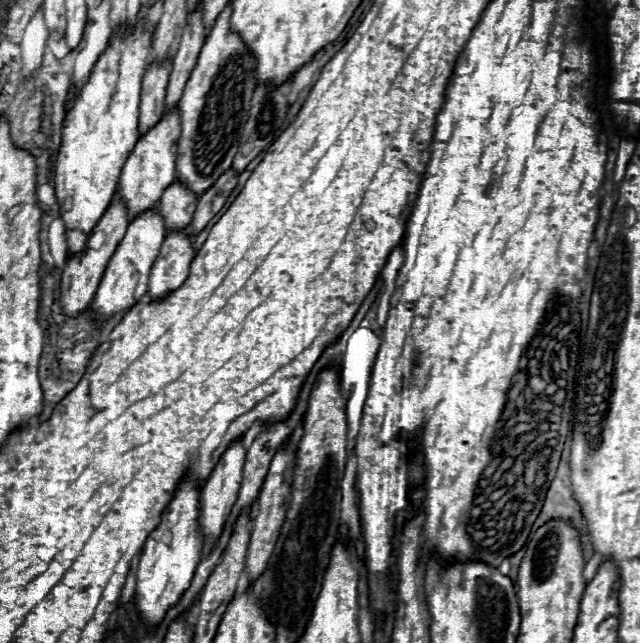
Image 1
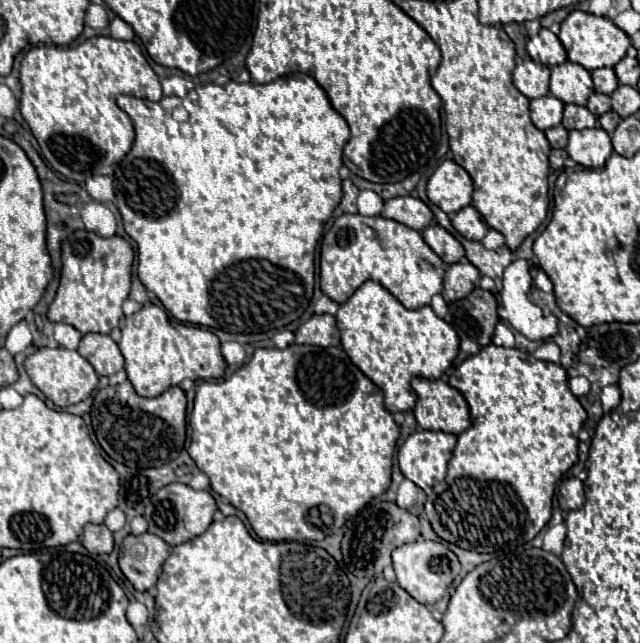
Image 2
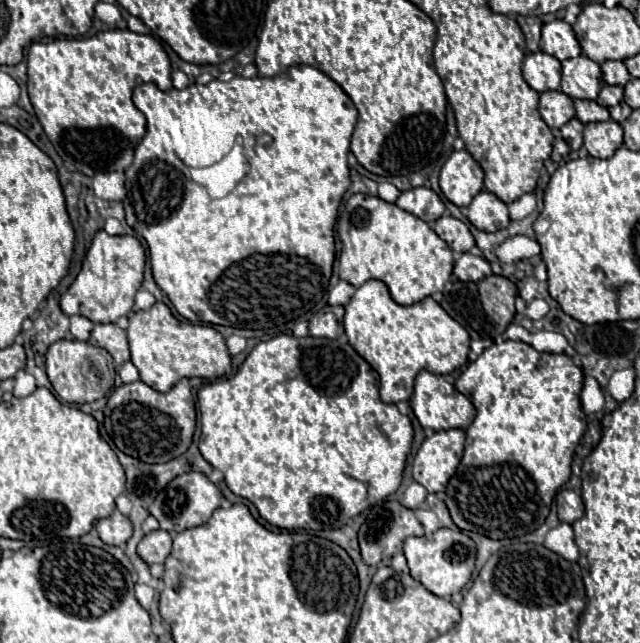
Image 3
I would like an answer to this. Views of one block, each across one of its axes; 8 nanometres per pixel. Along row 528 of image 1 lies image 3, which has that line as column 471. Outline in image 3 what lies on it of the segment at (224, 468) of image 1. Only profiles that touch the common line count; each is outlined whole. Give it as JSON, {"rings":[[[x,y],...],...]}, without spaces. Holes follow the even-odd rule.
{"rings":[[[482,190],[474,196],[472,204],[468,206],[468,220],[478,230],[486,230],[486,232],[496,232],[496,230],[508,228],[508,224],[510,224],[508,206],[498,196]]]}

